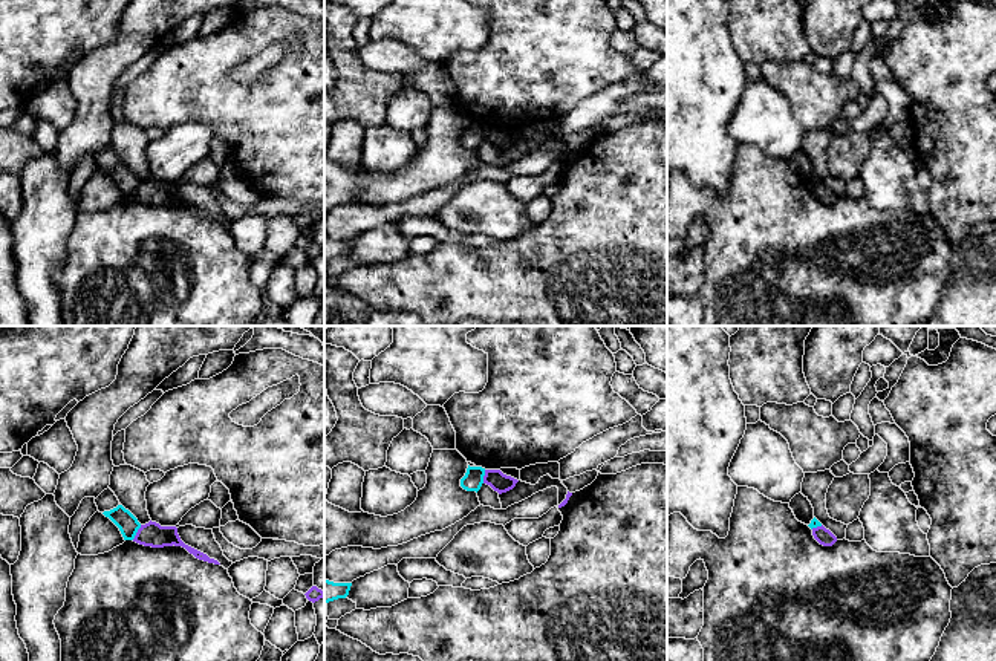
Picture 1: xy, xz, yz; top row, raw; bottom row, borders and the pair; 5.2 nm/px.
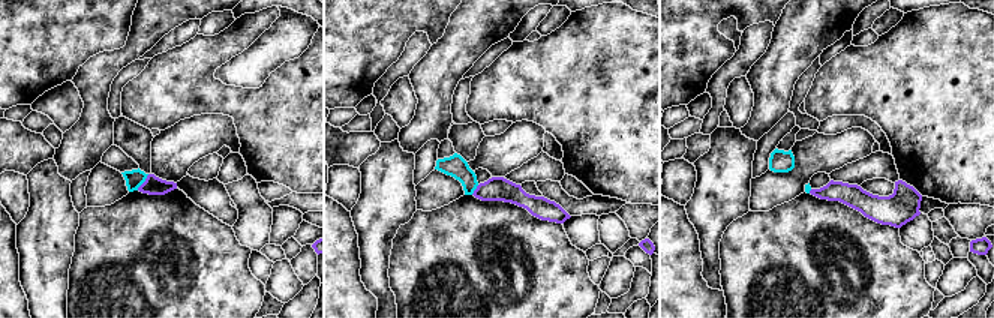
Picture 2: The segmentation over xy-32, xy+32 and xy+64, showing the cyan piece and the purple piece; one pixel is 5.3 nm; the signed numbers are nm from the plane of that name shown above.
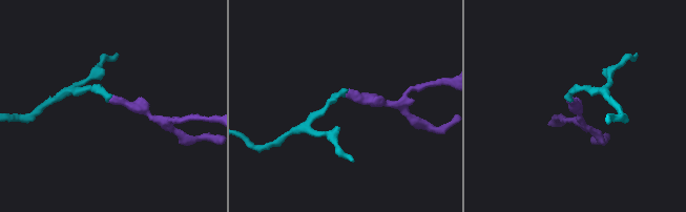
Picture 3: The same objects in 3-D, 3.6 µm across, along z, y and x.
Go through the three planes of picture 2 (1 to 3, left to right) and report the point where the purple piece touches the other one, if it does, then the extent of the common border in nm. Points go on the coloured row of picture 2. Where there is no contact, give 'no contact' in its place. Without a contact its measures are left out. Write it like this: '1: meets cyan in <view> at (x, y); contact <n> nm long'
1: meets cyan in xy-32 at (144, 180); contact 110 nm long
2: meets cyan in xy+32 at (476, 188); contact 70 nm long
3: meets cyan in xy+64 at (810, 189); contact 30 nm long

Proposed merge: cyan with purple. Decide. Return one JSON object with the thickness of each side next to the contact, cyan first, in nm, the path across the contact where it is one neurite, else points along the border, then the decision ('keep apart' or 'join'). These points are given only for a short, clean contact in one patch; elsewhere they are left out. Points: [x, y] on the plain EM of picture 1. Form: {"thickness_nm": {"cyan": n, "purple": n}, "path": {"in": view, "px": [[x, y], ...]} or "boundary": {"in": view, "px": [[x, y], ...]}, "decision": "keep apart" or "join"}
{"thickness_nm": {"cyan": 110, "purple": 130}, "boundary": {"in": "xy", "px": [[141, 182], [132, 196]]}, "decision": "keep apart"}

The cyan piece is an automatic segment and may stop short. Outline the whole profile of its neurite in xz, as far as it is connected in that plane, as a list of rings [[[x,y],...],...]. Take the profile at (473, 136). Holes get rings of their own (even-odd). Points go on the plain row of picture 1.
[[[470,124],[467,125],[465,133],[461,136],[461,144],[467,148],[479,148],[483,141],[485,125]]]

